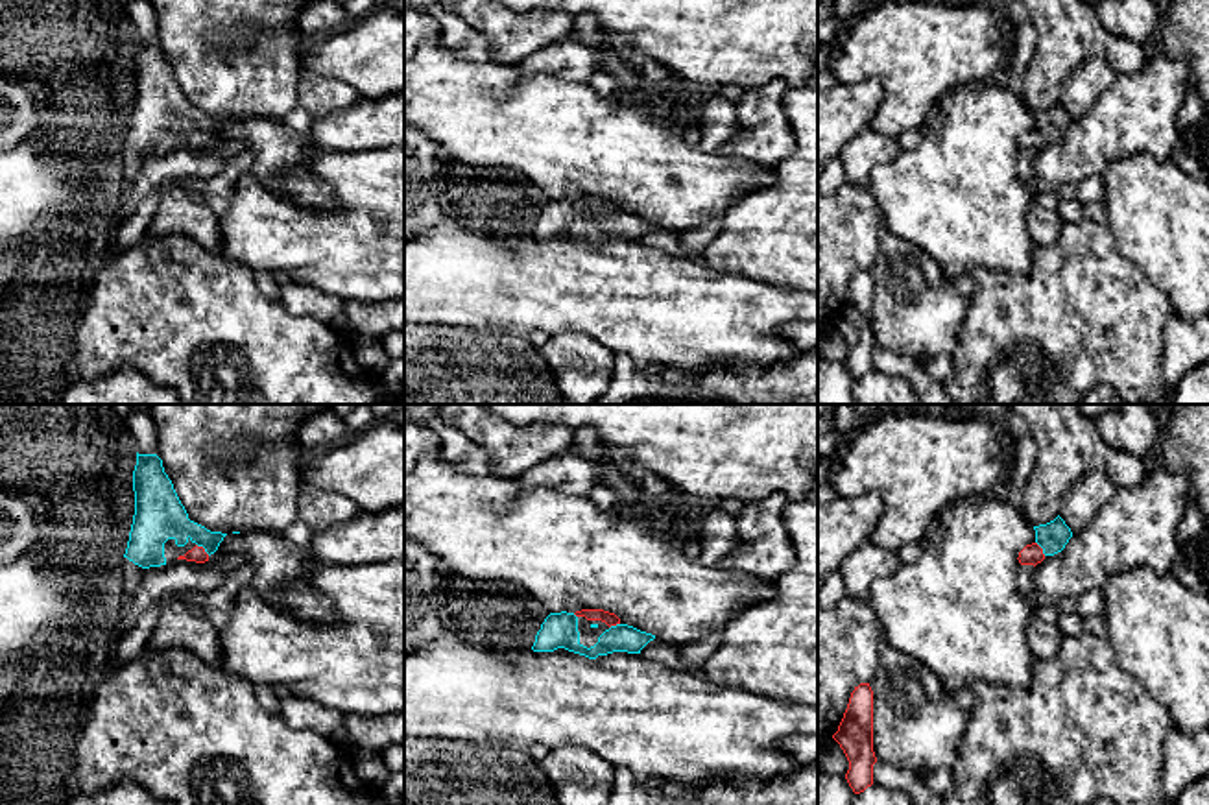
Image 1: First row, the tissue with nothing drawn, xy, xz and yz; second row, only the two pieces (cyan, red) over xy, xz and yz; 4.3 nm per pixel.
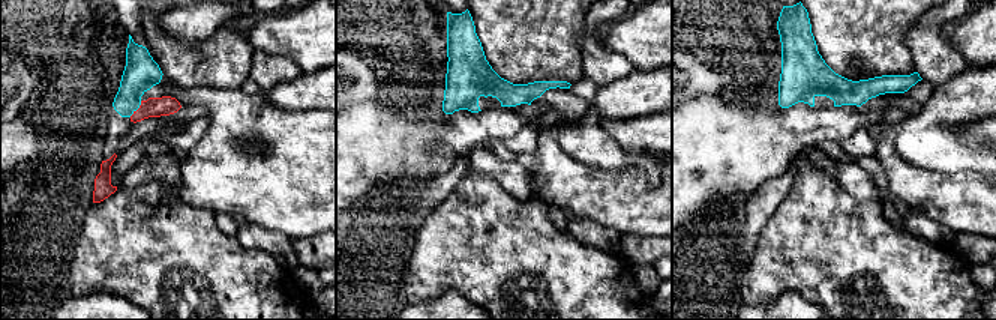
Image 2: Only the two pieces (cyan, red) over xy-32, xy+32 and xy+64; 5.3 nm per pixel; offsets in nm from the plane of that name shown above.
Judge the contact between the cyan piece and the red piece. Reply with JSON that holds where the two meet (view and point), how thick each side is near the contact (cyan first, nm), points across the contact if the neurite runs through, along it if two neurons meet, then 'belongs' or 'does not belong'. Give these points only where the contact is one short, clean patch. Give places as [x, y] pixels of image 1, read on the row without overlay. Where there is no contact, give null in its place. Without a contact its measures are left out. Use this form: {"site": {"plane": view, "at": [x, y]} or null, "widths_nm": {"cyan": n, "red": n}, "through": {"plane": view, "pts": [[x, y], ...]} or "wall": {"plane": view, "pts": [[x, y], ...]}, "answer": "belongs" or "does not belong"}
{"site": {"plane": "xy", "at": [203, 133]}, "widths_nm": {"cyan": 220, "red": 70}, "answer": "belongs"}

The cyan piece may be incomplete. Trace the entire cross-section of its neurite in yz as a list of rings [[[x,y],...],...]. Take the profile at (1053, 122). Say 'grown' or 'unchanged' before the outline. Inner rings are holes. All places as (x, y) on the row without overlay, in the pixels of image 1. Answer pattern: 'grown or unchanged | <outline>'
grown | [[[1058,102],[1054,107],[1047,111],[1034,113],[1035,116],[1035,127],[1032,131],[1026,131],[1019,138],[1019,150],[1021,151],[1037,151],[1047,142],[1054,142],[1065,135],[1069,126],[1072,124],[1071,114],[1065,111],[1065,107]]]

